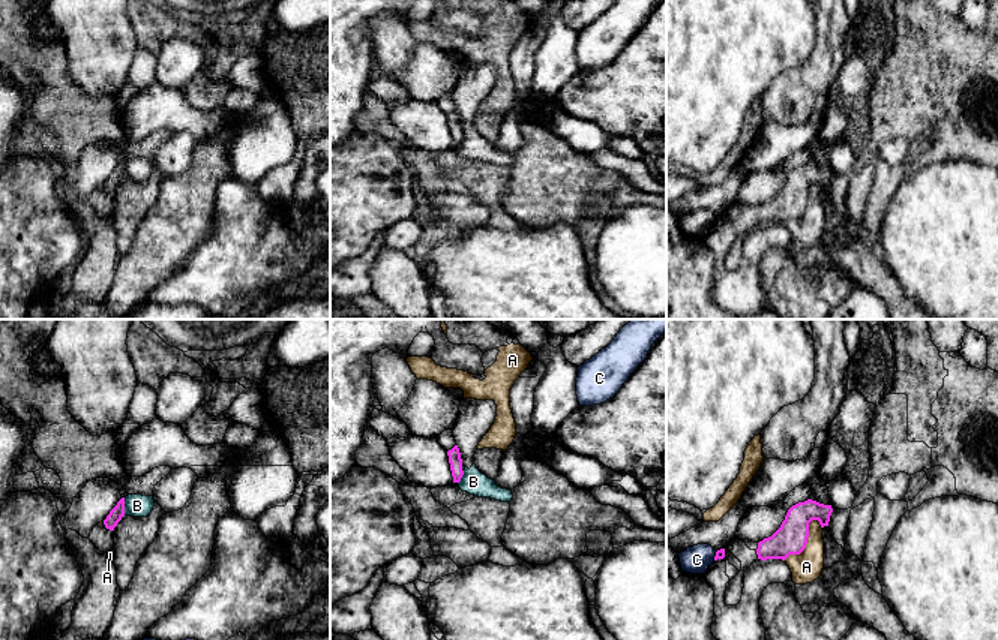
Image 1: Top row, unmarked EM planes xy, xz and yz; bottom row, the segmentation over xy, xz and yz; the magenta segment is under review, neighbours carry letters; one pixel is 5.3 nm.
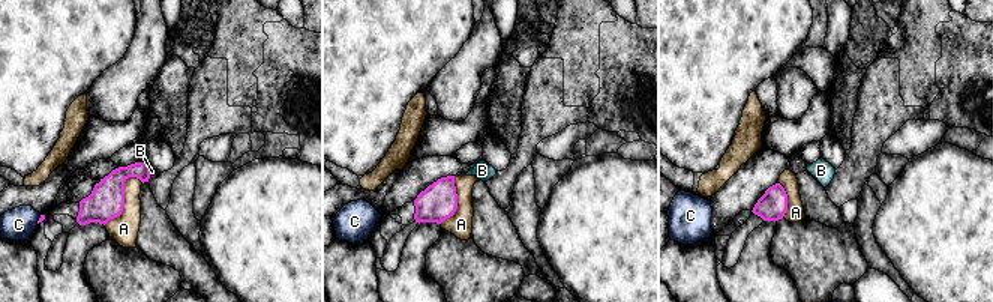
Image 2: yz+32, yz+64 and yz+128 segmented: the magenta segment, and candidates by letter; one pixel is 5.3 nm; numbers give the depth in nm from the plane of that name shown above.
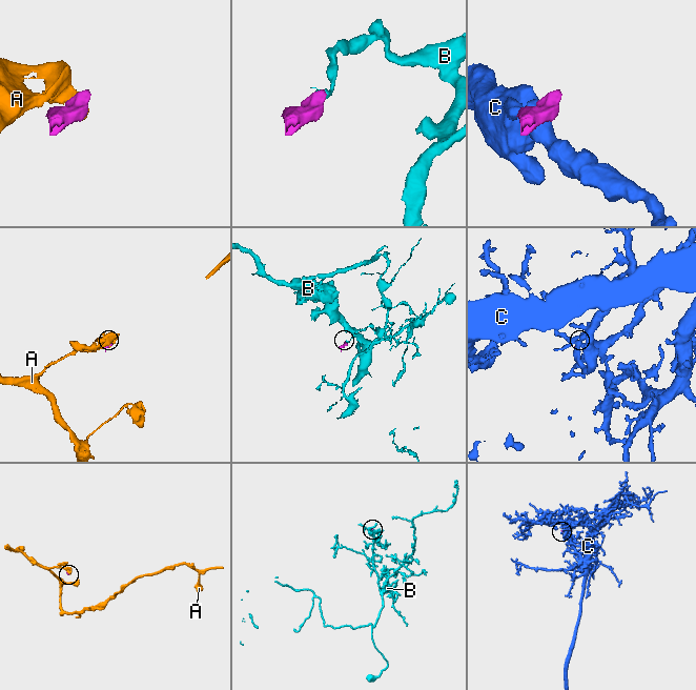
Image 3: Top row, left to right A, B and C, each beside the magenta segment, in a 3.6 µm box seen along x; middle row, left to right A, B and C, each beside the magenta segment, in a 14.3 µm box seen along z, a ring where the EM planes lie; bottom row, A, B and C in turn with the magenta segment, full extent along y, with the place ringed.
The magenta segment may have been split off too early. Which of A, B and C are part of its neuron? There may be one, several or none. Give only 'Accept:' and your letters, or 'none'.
Accept: none

